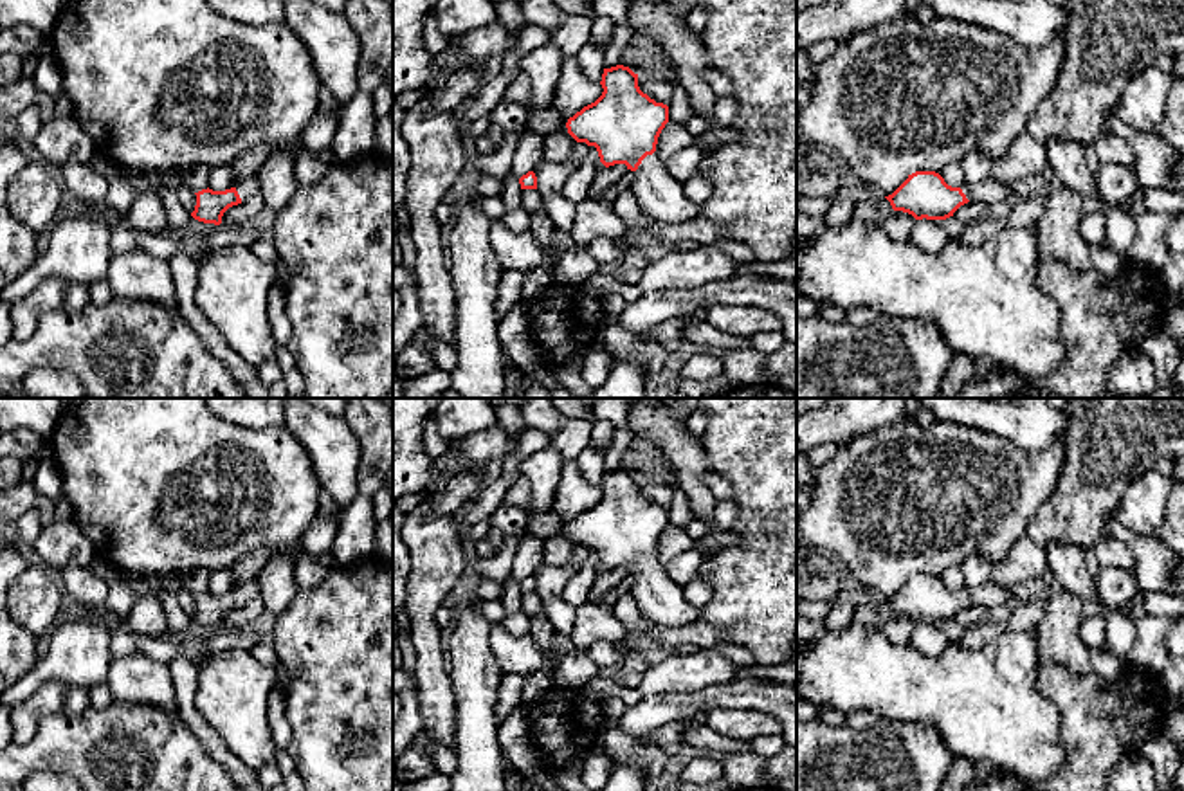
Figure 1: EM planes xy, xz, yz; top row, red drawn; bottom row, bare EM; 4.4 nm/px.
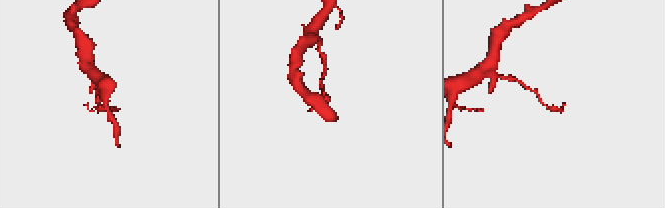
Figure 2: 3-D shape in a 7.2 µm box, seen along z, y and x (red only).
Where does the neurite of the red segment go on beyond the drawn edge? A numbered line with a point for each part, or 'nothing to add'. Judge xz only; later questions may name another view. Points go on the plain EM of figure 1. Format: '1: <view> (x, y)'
1: xz (655, 591)

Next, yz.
1: yz (990, 595)

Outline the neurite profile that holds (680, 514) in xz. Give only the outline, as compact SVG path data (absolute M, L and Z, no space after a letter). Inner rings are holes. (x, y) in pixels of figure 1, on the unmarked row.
M674 486L674 496L669 506L669 526L685 528L692 517L694 514L687 494Z

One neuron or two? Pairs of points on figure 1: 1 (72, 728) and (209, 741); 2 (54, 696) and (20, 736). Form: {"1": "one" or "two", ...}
{"1": "two", "2": "one"}

